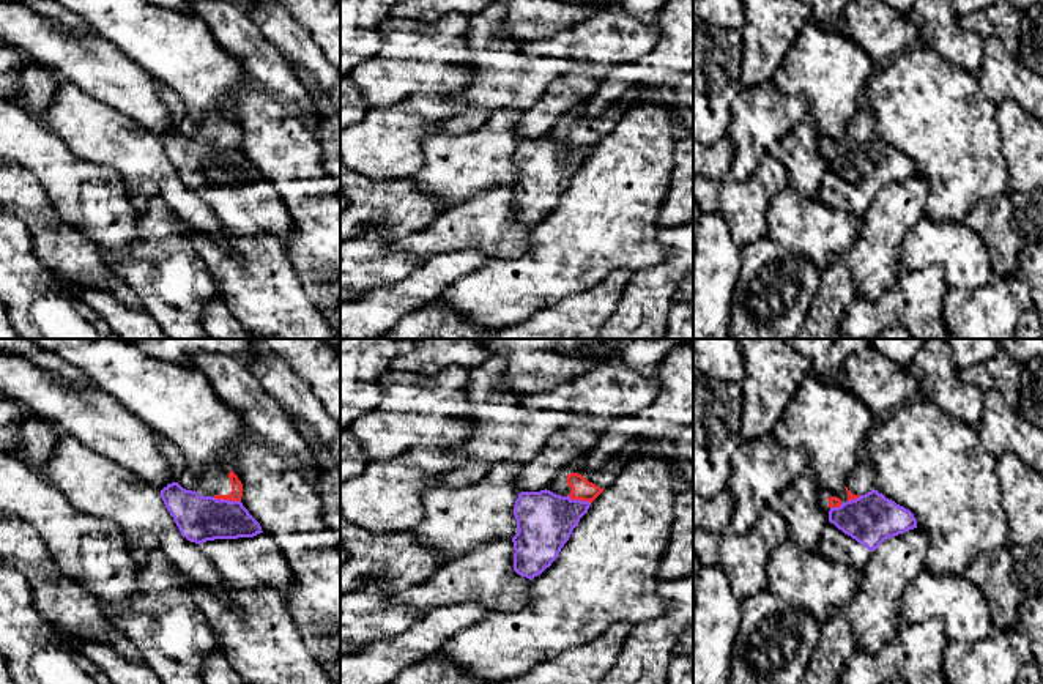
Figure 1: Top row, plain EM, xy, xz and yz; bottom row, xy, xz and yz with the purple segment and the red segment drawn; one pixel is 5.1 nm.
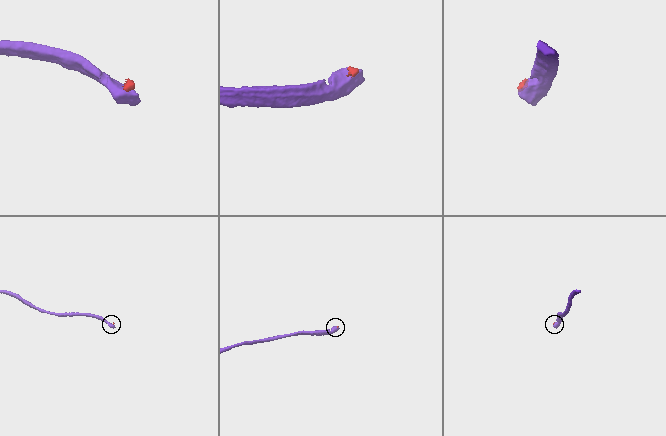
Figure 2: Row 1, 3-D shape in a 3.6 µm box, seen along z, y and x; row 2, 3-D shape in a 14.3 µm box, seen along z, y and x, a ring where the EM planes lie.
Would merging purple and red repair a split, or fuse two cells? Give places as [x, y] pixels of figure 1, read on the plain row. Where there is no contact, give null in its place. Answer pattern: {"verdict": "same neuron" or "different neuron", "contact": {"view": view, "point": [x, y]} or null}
{"verdict": "different neuron", "contact": {"view": "xy", "point": [227, 147]}}

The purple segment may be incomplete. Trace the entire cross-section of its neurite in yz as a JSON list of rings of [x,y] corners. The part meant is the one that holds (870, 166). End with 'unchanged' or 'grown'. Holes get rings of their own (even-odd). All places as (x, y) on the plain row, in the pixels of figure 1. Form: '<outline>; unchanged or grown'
[[[878,137],[830,154],[816,200],[851,213],[859,221],[889,184],[917,175],[914,161]]]; grown

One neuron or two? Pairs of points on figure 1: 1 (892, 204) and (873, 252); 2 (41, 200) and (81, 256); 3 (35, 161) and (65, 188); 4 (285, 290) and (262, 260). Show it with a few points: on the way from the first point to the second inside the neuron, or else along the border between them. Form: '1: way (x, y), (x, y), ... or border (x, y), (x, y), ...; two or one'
1: way (890, 216), (879, 240); one
2: way (49, 215), (55, 232), (66, 243); one
3: way (43, 167), (57, 180); one
4: way (278, 282), (263, 268); one

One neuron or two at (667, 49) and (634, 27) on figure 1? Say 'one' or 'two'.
two

